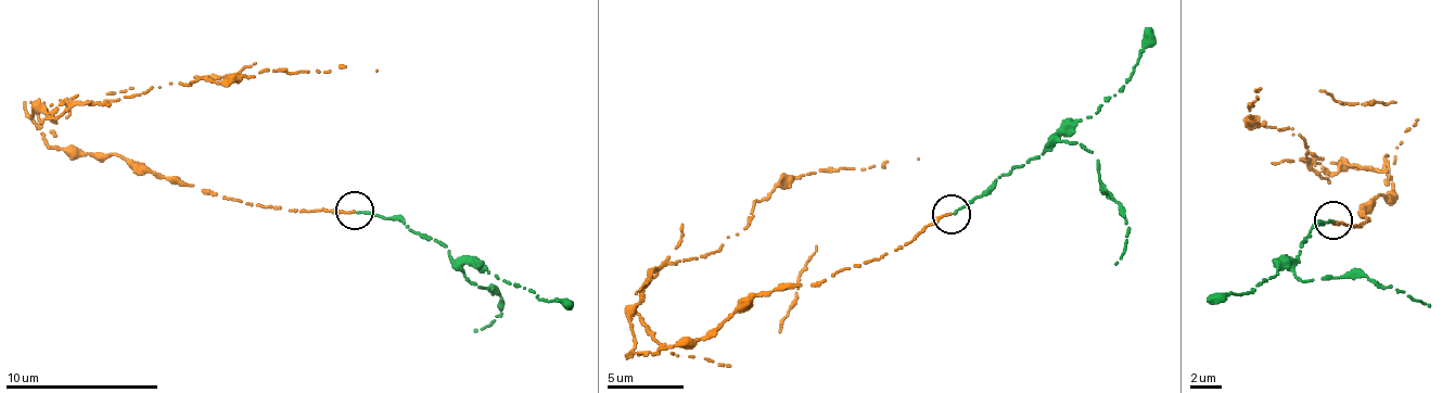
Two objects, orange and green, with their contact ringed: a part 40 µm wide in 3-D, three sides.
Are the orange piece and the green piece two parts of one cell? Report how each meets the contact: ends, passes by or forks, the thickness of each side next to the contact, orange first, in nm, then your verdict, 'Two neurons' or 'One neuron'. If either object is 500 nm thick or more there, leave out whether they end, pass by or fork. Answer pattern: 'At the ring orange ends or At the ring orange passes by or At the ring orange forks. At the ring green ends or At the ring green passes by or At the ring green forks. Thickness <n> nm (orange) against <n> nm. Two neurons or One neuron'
At the ring orange ends. At the ring green ends. Thickness 180 nm (orange) against 180 nm. Two neurons

